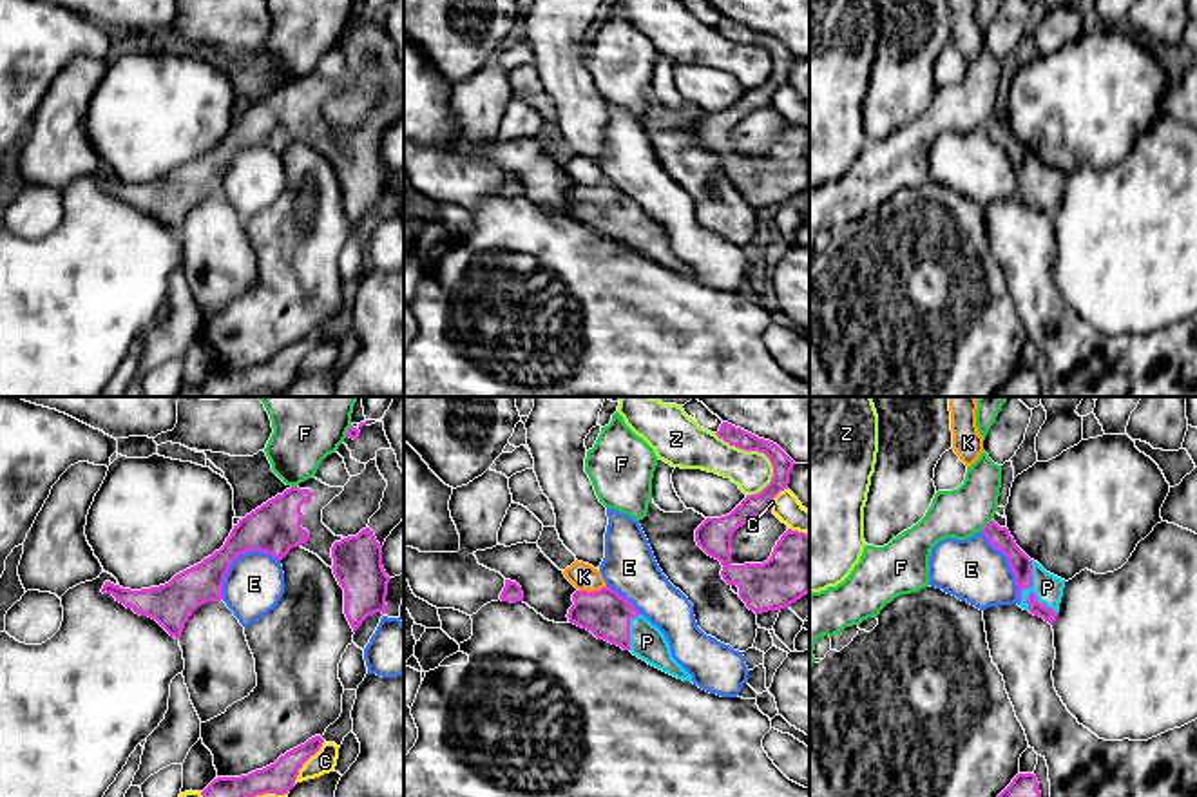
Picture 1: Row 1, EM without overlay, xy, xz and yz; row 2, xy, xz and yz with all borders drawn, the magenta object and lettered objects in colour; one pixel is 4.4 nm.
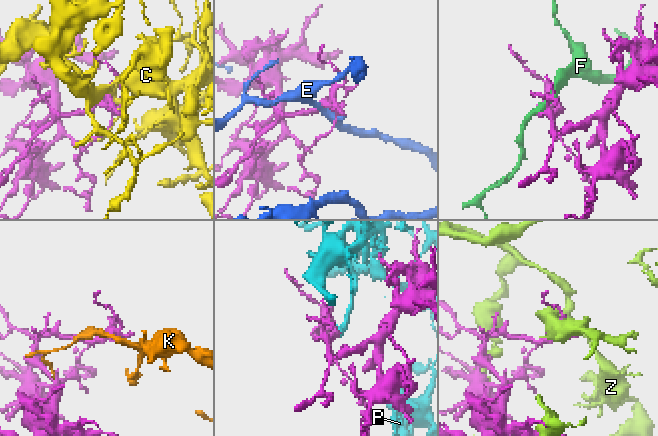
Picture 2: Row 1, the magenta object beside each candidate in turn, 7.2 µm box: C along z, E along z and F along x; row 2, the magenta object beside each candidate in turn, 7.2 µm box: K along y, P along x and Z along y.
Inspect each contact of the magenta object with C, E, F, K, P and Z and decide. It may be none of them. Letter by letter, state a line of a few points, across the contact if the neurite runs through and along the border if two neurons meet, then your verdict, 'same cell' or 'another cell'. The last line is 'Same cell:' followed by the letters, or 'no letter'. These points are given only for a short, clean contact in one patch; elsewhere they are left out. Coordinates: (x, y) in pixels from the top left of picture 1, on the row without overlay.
C: another cell
E: another cell
F: another cell
K: line xz (605, 180), (594, 185), (578, 185); another cell
P: same cell
Z: another cell
Same cell: P

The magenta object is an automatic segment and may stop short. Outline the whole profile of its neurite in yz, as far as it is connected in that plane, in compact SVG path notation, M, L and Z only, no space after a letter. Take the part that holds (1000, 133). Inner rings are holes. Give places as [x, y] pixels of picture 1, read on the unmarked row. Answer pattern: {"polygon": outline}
{"polygon": "M994 114L982 127L994 143L1007 150L1016 170L1020 201L1052 219L1059 206L1065 174L1047 167L1038 156L1030 154L1016 139L1009 123L1000 121Z"}

